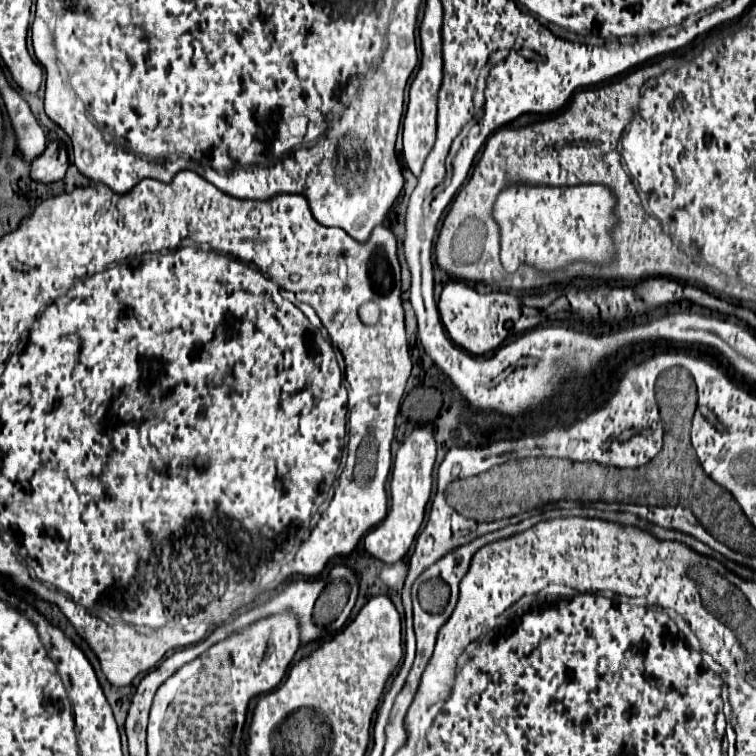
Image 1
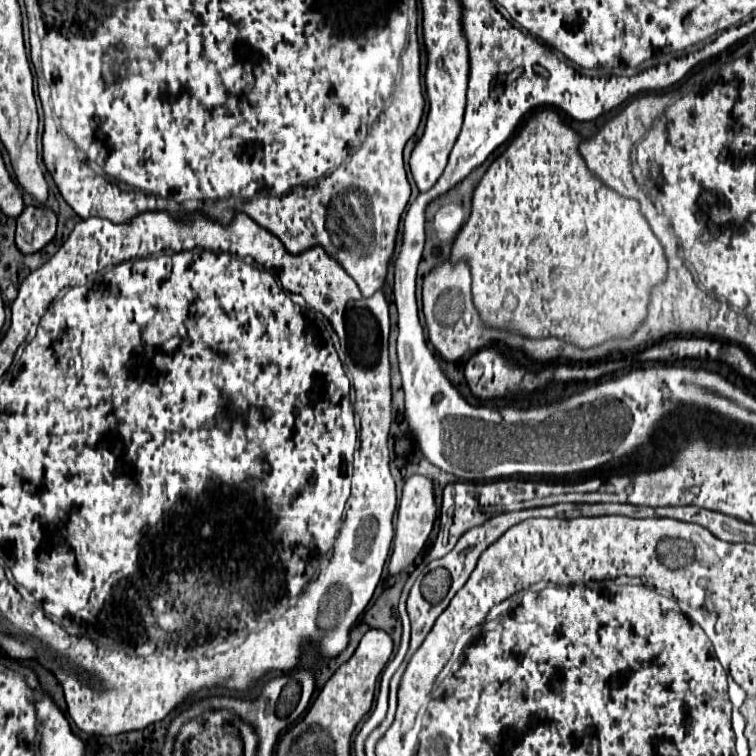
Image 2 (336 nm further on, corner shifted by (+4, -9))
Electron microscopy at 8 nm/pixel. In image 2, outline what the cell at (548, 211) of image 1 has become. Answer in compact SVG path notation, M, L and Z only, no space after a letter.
M543 110L543 112L537 112L535 116L531 116L525 122L525 126L521 128L521 132L509 142L507 150L489 166L489 170L485 172L485 176L477 184L477 188L473 192L471 216L469 216L469 220L465 222L465 226L459 230L457 238L455 238L455 244L453 244L453 250L451 250L451 258L453 260L465 258L469 262L471 274L473 274L473 302L475 302L475 308L479 310L479 314L481 314L485 324L495 326L495 328L509 328L509 330L515 330L515 332L519 332L523 336L529 336L529 338L557 336L561 340L567 340L567 342L573 342L573 344L579 344L579 346L587 348L587 346L595 346L595 344L599 344L603 340L619 336L619 328L621 328L621 336L629 336L629 334L635 332L635 328L643 322L643 318L647 314L647 302L649 302L647 286L653 284L653 282L661 282L665 278L667 257L665 256L661 239L657 238L645 216L641 216L639 202L631 200L631 198L623 198L617 192L605 188L587 170L587 166L585 166L585 162L583 162L583 158L581 158L581 154L577 150L579 142L581 142L581 136L575 134L563 122L559 112Z

